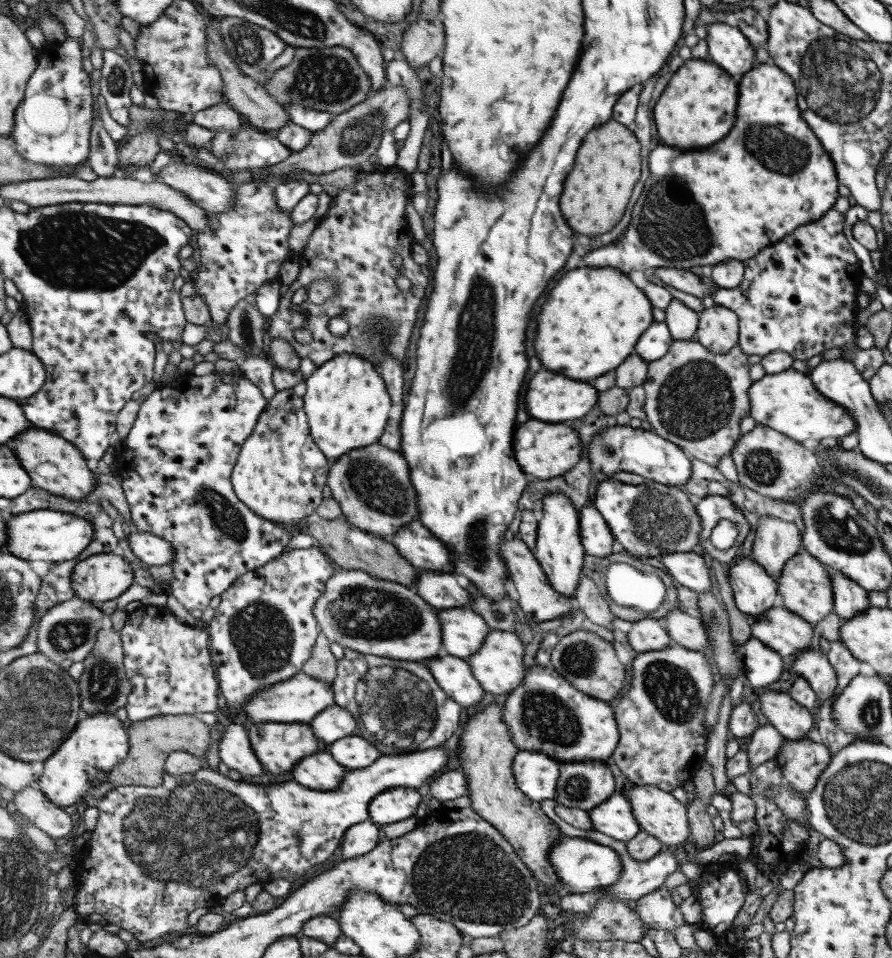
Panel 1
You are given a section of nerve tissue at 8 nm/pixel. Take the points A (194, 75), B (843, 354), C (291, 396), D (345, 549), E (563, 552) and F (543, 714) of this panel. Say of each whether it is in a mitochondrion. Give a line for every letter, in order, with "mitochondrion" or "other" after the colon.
A: other
B: other
C: other
D: other
E: other
F: mitochondrion

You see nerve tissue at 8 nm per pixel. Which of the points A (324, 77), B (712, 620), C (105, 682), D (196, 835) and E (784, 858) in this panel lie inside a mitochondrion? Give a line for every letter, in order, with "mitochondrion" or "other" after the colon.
A: mitochondrion
B: mitochondrion
C: mitochondrion
D: mitochondrion
E: other

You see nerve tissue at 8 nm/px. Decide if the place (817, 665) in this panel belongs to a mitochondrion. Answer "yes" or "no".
no

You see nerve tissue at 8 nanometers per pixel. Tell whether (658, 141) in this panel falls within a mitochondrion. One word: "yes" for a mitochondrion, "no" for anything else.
no

